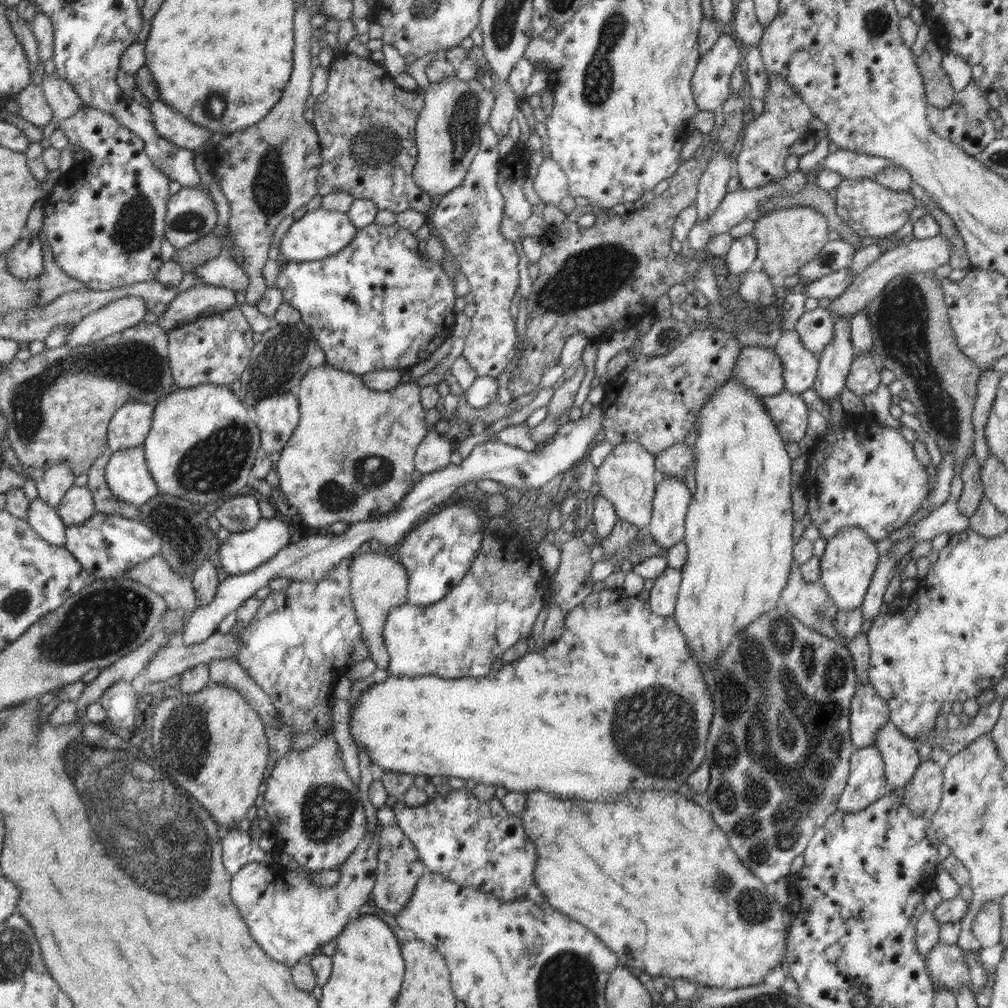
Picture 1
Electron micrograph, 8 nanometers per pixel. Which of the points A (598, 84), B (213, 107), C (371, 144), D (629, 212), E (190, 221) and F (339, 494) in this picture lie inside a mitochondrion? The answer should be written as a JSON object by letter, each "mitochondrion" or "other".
{"A":"mitochondrion","B":"mitochondrion","C":"mitochondrion","D":"other","E":"mitochondrion","F":"mitochondrion"}

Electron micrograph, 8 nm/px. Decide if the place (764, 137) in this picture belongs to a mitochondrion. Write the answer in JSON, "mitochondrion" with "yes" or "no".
{"mitochondrion":"yes"}

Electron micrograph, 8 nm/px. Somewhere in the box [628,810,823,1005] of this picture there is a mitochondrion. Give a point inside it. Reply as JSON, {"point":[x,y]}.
{"point":[752,907]}

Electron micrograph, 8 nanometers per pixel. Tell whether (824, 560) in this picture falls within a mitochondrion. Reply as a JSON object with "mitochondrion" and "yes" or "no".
{"mitochondrion":"no"}

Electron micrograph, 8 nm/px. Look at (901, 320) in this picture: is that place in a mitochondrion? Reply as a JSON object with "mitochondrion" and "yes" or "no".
{"mitochondrion":"yes"}

